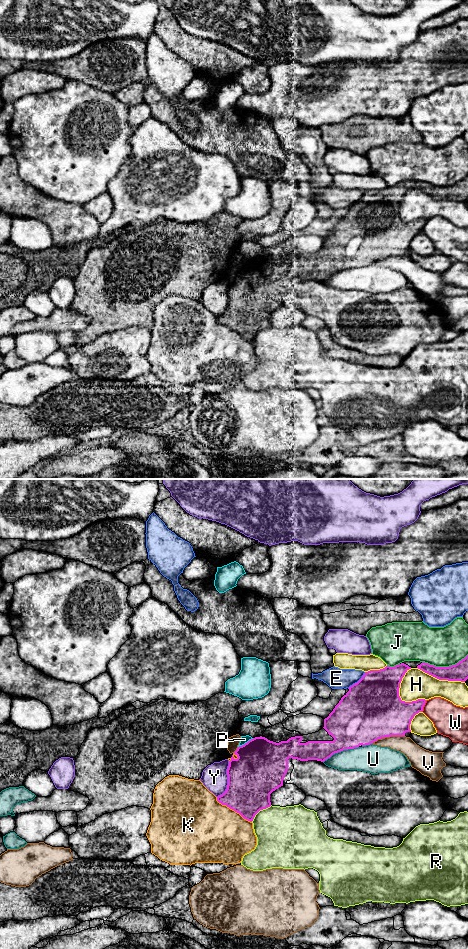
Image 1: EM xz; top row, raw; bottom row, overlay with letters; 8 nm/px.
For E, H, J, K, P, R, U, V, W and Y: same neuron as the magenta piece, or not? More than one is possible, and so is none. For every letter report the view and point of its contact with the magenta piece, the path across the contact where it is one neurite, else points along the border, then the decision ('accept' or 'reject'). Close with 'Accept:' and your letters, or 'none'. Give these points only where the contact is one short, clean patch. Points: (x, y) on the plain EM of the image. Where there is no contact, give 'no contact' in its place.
E: contact xz (358, 201); reject
H: contact xz (399, 216); reject
J: contact xz (444, 187); reject
K: contact xz (233, 329); reject
P: contact xz (245, 263); border xz (253, 258), (238, 267); reject
R: contact xz (260, 329); reject
U: contact xz (340, 271); reject
V: contact xz (387, 256); reject
W: contact xz (423, 226); reject
Y: contact xz (228, 300); reject
Accept: none

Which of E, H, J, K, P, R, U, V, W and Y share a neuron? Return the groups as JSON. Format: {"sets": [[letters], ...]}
{"sets": [["E"], ["H"], ["J"], ["K"], ["P"], ["R"], ["U"], ["V"], ["W"], ["Y"]]}

